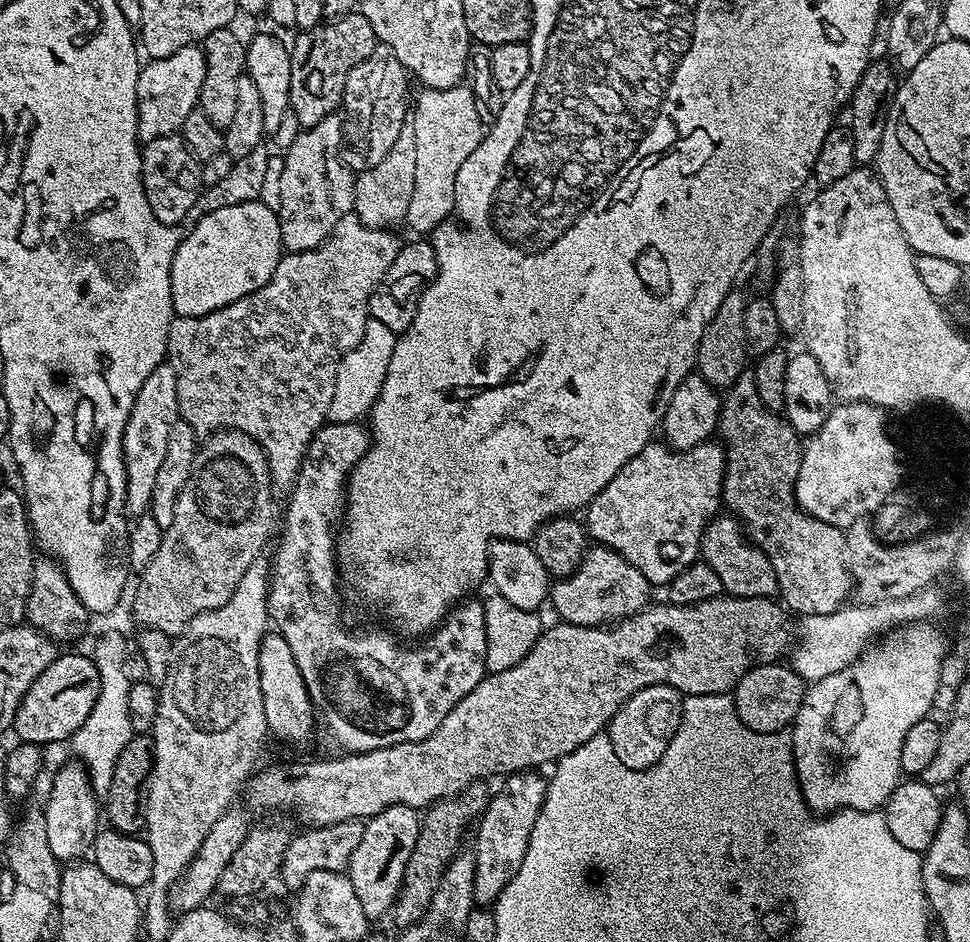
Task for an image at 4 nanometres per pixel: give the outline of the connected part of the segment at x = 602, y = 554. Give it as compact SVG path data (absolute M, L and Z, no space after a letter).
M592 546L574 572L551 585L550 608L552 604L553 610L560 615L557 617L565 624L599 628L644 611L653 599L652 592L653 585L648 583L642 570L634 570L622 554L603 546Z

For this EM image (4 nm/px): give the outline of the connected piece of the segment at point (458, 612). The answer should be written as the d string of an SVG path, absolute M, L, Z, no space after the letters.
M353 422L351 424L329 424L324 423L321 428L316 429L312 436L312 440L308 443L308 449L304 455L302 466L296 475L296 481L290 488L292 497L288 500L288 509L282 512L282 527L278 532L278 539L275 541L276 553L270 556L270 575L268 577L268 615L271 623L274 625L275 631L282 637L286 638L286 642L290 646L290 654L294 658L294 662L298 662L298 670L302 674L302 678L306 682L309 692L314 694L314 704L324 715L324 724L332 731L332 736L341 744L345 753L353 752L369 752L370 750L378 750L386 746L394 746L402 742L418 742L422 738L426 738L430 734L434 734L434 730L438 730L438 726L442 722L442 718L446 718L446 714L450 714L450 710L454 710L454 706L458 706L458 702L462 702L462 698L466 698L466 694L470 694L470 690L474 690L474 686L478 686L478 682L482 682L486 675L486 618L484 617L484 605L476 598L468 598L456 605L451 612L448 613L446 619L427 637L428 645L425 648L399 648L396 645L397 637L395 635L387 636L384 632L372 628L369 632L348 632L348 628L344 624L340 624L340 600L336 597L336 580L338 584L338 576L335 571L328 569L327 560L331 561L334 556L334 528L332 532L332 523L339 521L342 516L342 509L346 504L346 489L348 486L348 476L352 472L353 464L356 464L364 456L370 443L370 432L367 427L363 428L363 423Z

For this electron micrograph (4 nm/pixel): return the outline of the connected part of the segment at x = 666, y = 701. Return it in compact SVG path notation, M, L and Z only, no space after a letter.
M655 684L638 689L618 710L618 714L614 714L606 729L614 754L618 754L618 762L635 772L654 766L662 754L666 754L666 746L676 733L683 715L684 700L674 686Z

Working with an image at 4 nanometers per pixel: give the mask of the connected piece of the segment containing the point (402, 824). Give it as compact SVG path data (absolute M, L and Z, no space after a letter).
M386 806L378 814L364 821L362 839L354 846L354 854L348 863L346 874L358 894L362 914L369 922L376 922L393 911L400 889L406 883L404 871L414 860L416 843L422 839L420 832L421 813L410 806Z

